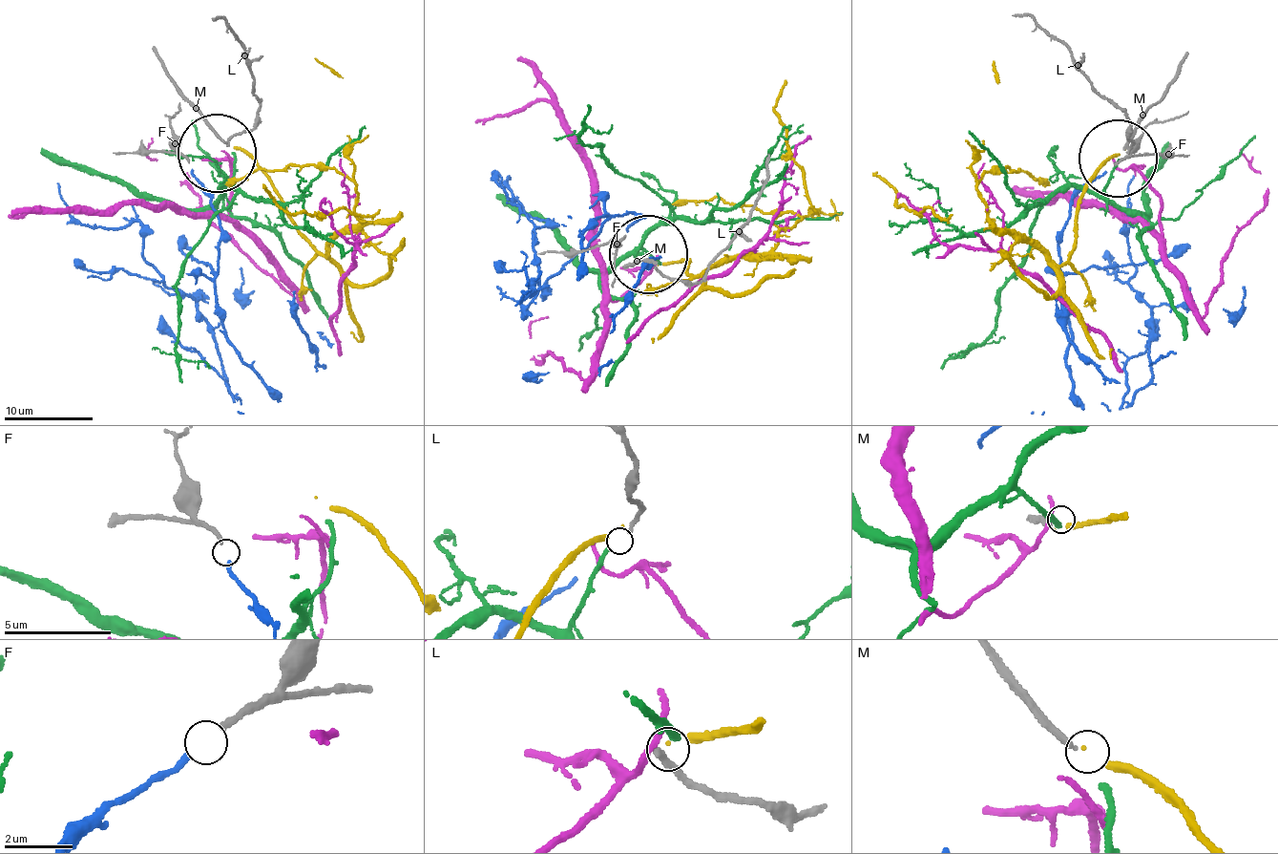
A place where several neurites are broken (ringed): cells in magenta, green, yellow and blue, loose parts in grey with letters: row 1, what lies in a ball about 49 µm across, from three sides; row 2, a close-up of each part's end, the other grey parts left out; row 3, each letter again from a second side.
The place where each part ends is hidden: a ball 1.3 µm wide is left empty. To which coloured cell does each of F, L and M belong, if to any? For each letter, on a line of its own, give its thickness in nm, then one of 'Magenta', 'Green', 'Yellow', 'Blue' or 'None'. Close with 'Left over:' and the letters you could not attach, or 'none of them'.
F: Thickness 180 nm. Blue
L: Thickness 180 nm. Green
M: Thickness 200 nm. Yellow
Left over: none of them

